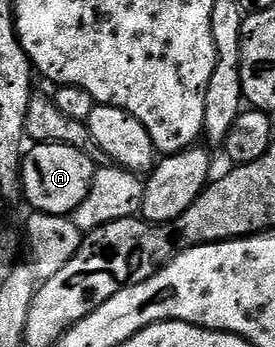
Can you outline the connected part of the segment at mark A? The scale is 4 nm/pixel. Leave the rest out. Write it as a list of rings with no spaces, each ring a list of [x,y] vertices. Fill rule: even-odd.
[[[33,143],[21,161],[24,202],[29,202],[34,212],[72,216],[91,189],[94,170],[95,159],[92,154],[66,143]]]

